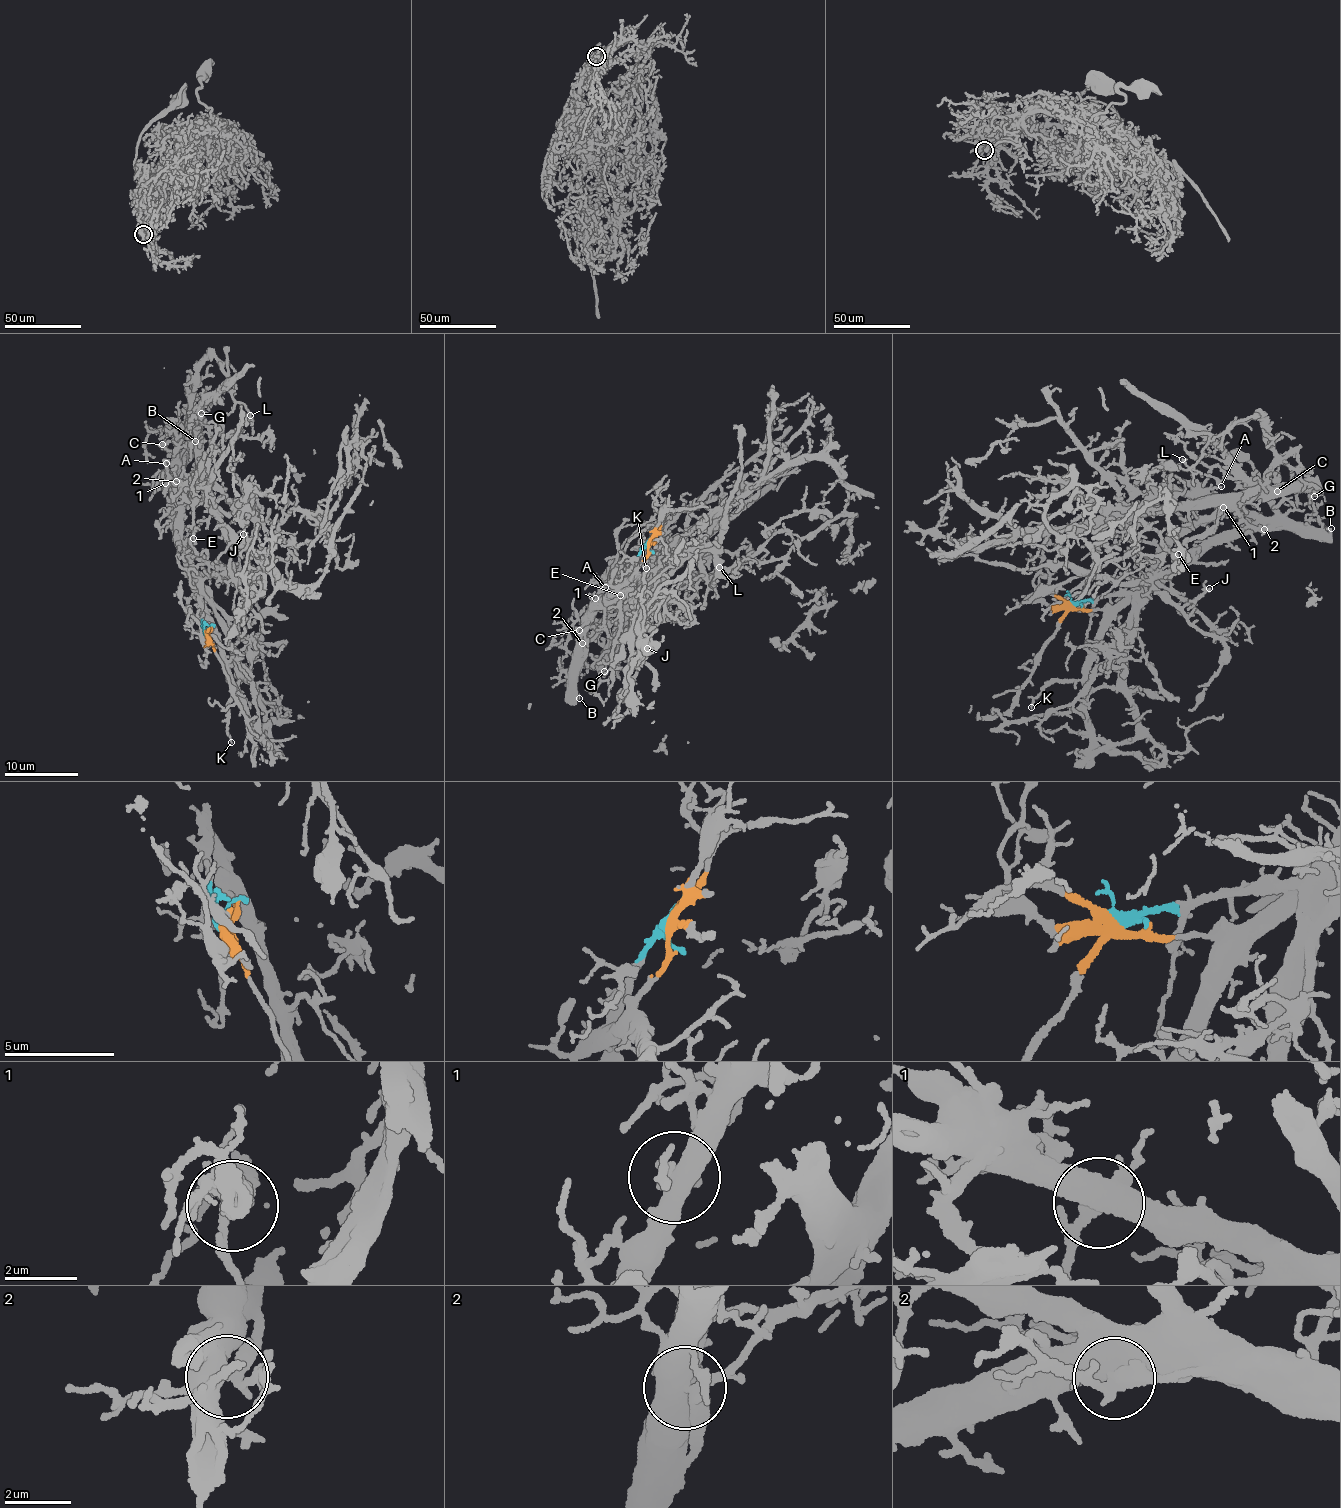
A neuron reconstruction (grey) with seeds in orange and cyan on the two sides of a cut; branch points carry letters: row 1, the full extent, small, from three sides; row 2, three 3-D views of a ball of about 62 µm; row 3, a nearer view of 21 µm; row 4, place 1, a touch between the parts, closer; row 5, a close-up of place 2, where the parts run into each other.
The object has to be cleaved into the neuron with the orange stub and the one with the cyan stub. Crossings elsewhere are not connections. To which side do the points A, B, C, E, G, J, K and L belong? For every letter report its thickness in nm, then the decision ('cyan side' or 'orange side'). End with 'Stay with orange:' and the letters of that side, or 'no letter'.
A: calibre 140 nm; orange side
B: calibre 200 nm; orange side
C: calibre 200 nm; orange side
E: calibre 170 nm; orange side
G: calibre 160 nm; cyan side
J: calibre 150 nm; cyan side
K: calibre 130 nm; orange side
L: calibre 160 nm; cyan side
Stay with orange: A, B, C, E, K

